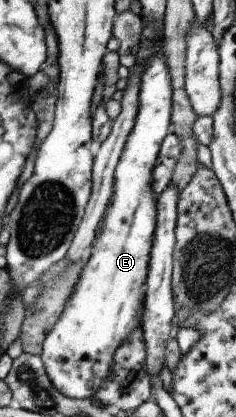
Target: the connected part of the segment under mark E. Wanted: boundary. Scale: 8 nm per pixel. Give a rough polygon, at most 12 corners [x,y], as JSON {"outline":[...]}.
{"outline":[[163,51],[105,224],[44,342],[53,385],[94,396],[143,321],[154,167],[173,133]]}

